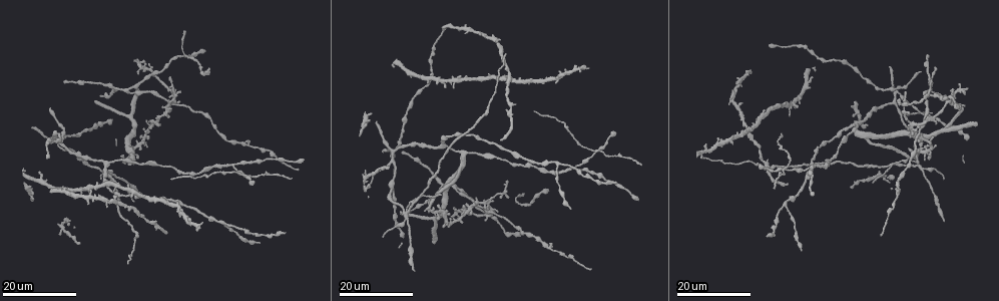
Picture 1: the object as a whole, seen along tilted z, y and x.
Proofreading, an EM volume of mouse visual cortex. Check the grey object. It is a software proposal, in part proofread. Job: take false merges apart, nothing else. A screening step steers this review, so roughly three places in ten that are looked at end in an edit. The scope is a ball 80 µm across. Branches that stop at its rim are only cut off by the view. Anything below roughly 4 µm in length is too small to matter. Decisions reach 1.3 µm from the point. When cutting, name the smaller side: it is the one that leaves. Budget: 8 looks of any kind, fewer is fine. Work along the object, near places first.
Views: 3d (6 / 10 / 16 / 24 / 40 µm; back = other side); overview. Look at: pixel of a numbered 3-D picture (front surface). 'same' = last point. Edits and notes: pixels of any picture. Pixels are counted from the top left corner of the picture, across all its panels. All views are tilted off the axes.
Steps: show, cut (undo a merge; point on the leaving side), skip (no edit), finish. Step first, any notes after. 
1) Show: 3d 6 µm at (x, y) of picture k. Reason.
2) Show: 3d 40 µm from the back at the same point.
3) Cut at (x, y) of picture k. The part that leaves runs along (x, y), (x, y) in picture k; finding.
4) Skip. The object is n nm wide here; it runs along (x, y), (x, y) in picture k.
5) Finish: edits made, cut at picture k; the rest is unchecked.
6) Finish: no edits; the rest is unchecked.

Show: 3d 16 µm at (900, 111) of picture 1.

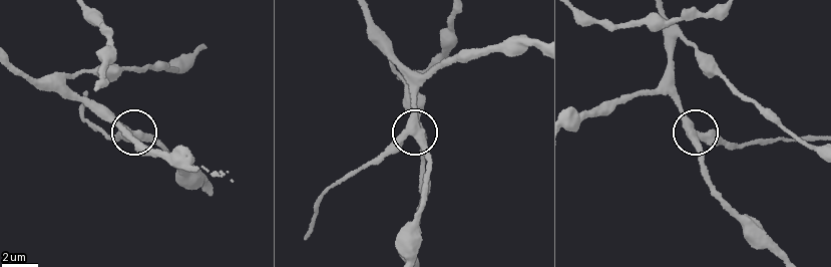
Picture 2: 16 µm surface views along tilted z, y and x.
Show: 3d 10 µm at (140, 134) of picture 2.

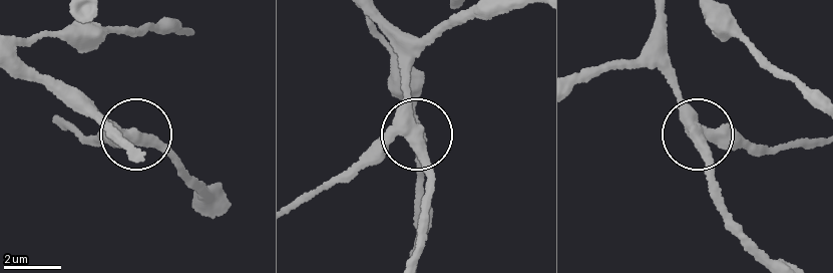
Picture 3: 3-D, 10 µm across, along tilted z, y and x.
Cut at (370, 160) of picture 3. The object is 430 nm wide here; the part that leaves runs along (395, 128), (295, 203) in picture 3; a second neuron is stuck on.

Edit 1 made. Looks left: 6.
Show: overview.

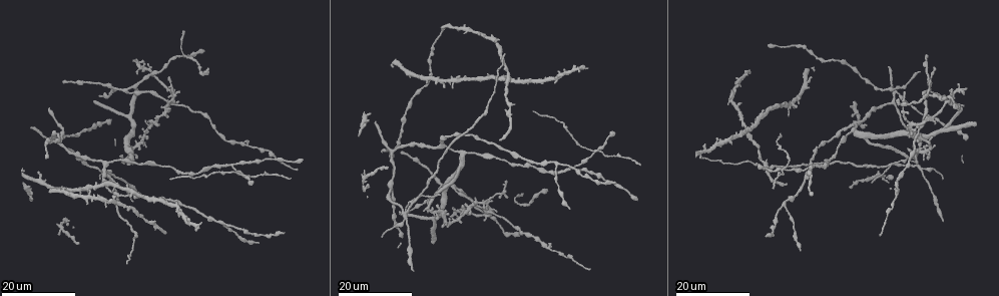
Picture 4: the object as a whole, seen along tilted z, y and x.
Show: 3d 24 µm at (403, 215) of picture 4. Four or more arms meet.

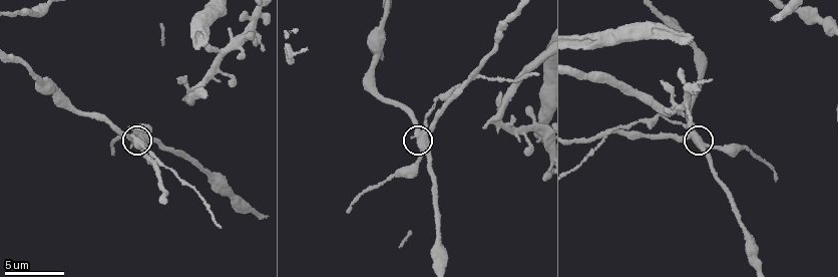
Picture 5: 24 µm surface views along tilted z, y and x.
Show: 3d 6 µm at (694, 138) of picture 5.

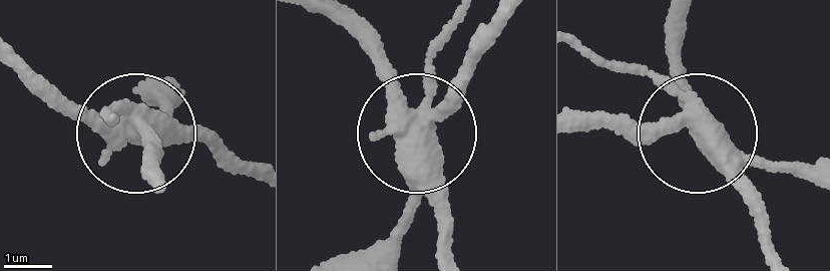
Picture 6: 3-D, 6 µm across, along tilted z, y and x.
Cut at (433, 56) of picture 6. The object is 460 nm wide here; the part that leaves runs along (414, 118), (451, 88), (498, 9) in picture 6; two neurons meet here.

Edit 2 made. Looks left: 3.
Show: 3d 16 µm at (127, 89) of picture 4.

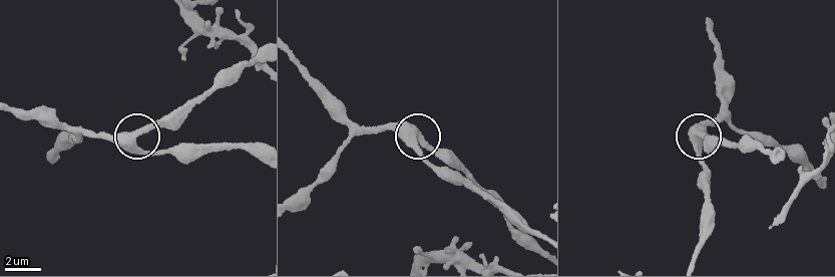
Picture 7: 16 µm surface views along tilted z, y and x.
Show: 3d 6 µm at (135, 133) of picture 7. Zoom in.

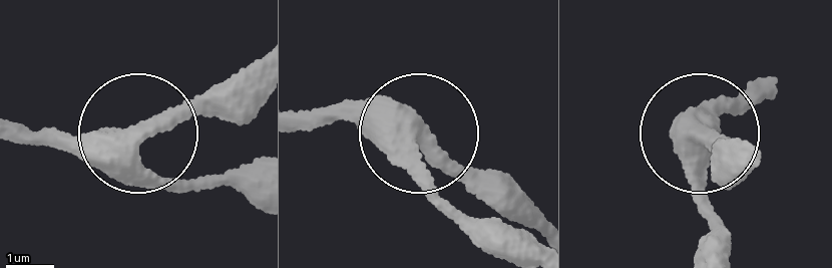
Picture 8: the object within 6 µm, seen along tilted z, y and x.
Show: 3d 6 µm from the back at (698, 134) of picture 8. From behind.

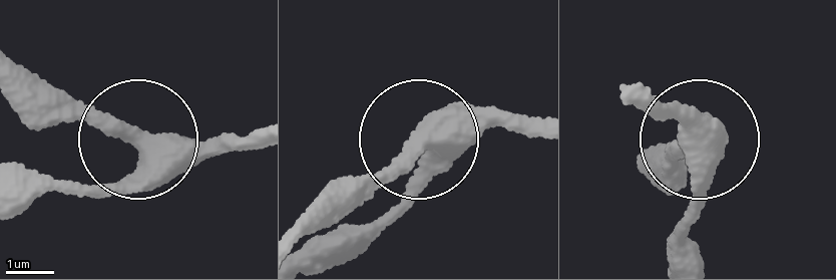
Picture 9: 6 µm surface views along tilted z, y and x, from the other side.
Skip. It runs along (314, 263), (396, 211), (422, 141), (539, 114) in picture 9; continuous, no second neuron.

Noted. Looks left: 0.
Finish: edits made, cut at picture 3, cut at picture 6; the rest is unchecked.

